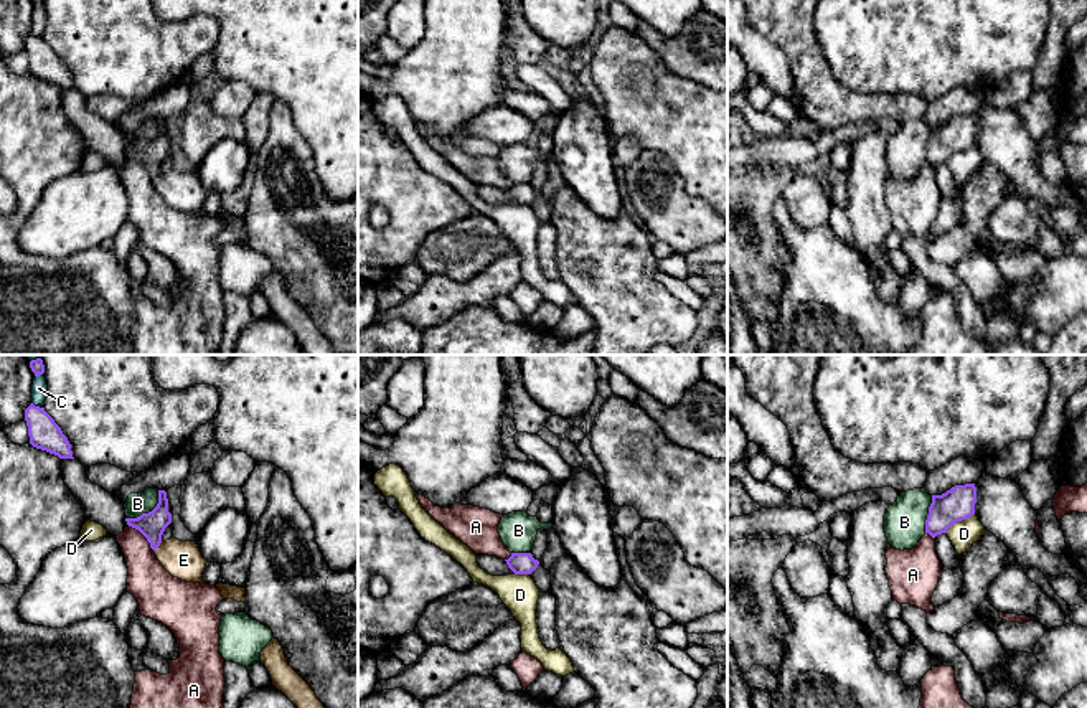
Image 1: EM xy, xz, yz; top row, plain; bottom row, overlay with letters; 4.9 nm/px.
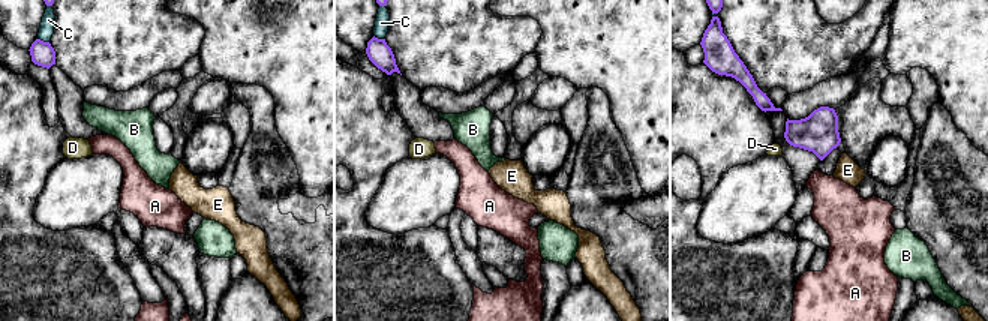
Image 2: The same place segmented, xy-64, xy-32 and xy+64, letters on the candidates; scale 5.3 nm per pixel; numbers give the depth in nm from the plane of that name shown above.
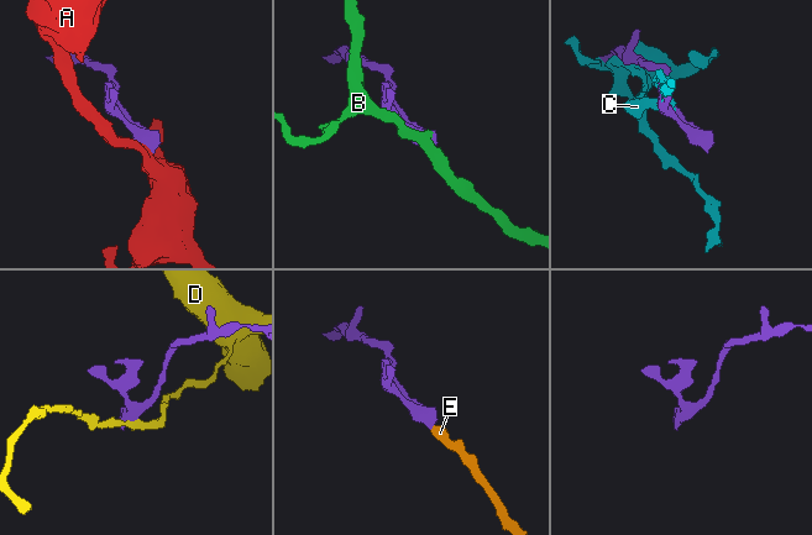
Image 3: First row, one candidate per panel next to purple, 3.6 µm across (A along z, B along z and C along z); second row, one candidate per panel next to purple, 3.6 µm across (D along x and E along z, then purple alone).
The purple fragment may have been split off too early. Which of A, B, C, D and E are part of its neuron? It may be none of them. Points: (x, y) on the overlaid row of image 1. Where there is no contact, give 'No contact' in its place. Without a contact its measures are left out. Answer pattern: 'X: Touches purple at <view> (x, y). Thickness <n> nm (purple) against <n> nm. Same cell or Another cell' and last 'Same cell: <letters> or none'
A: Touches purple at xy (144, 535). Thickness 130 nm (purple) against 200 nm. Another cell
B: Touches purple at xy (149, 512). Thickness 130 nm (purple) against 110 nm. Another cell
C: Touches purple at xy (37, 406). Thickness 150 nm (purple) against 80 nm. Another cell
D: Touches purple at yz (959, 520). Thickness 160 nm (purple) against 130 nm. Another cell
E: Touches purple at xy (157, 547). Thickness 130 nm (purple) against 190 nm. Same cell
Same cell: E

